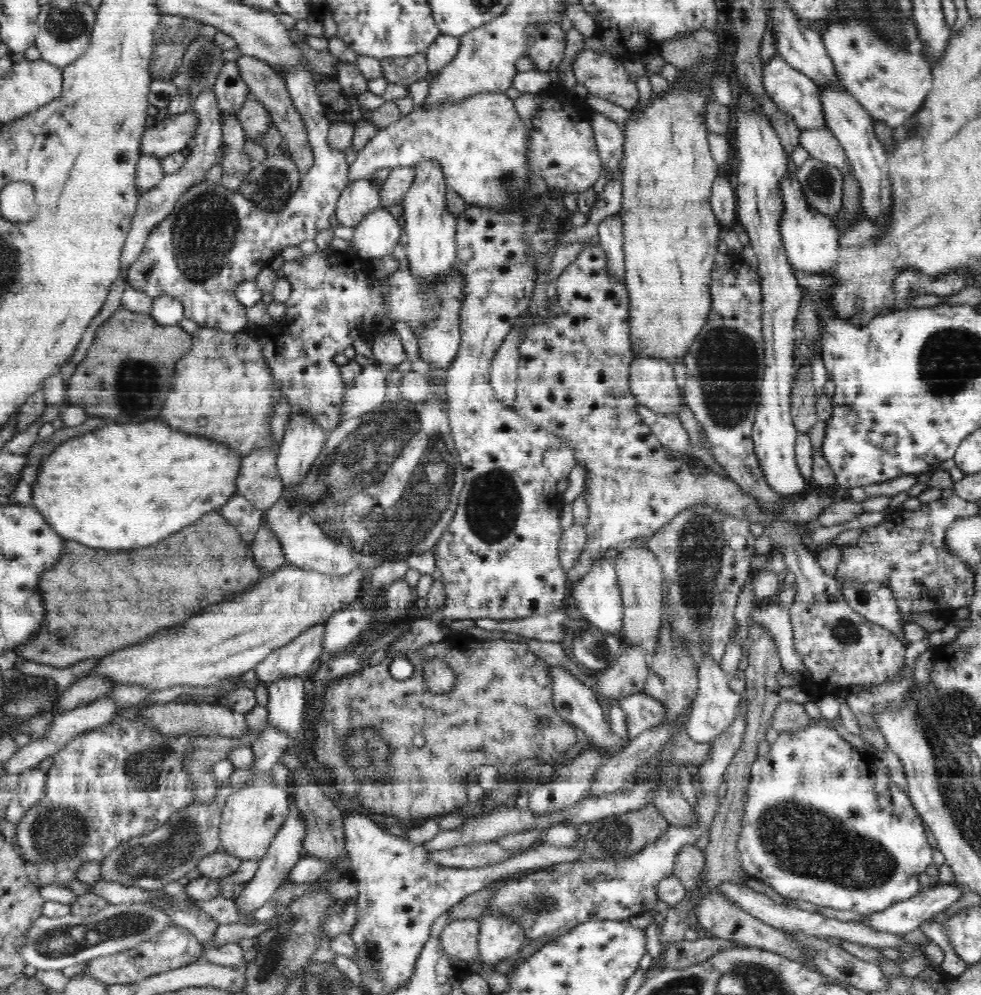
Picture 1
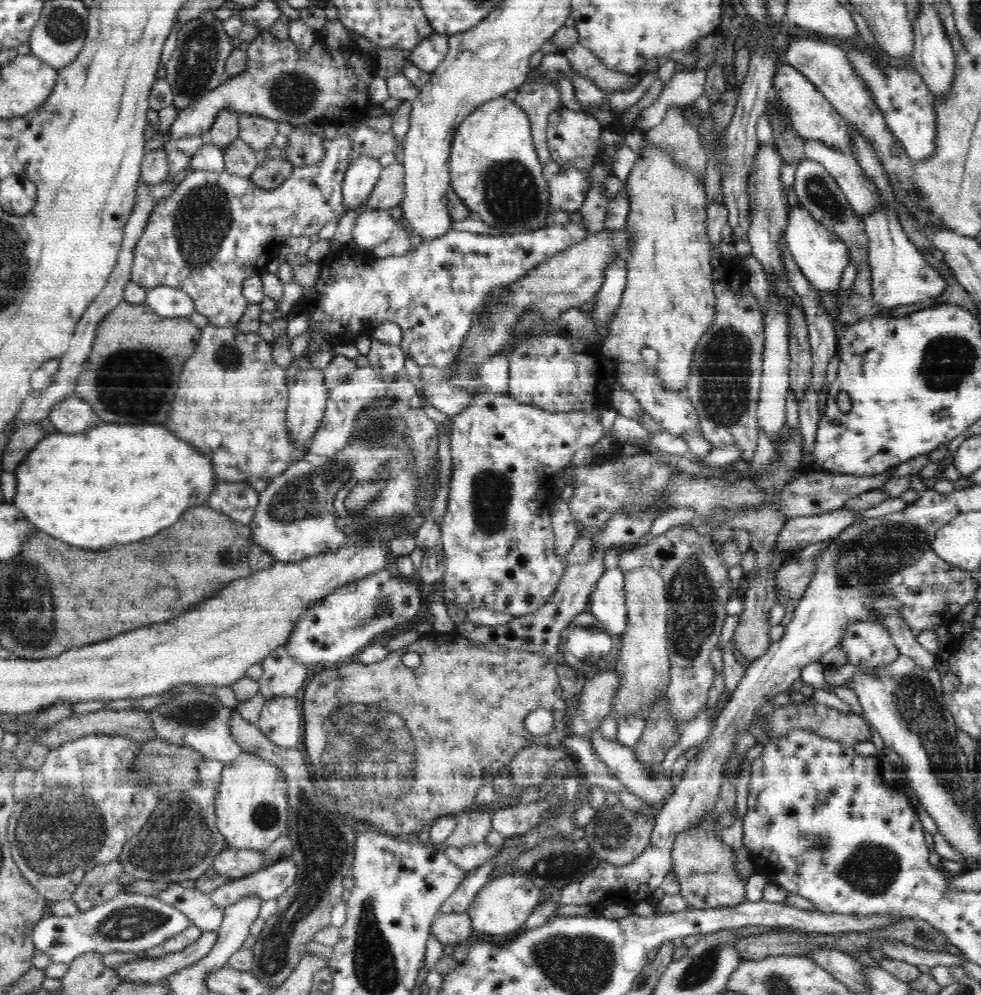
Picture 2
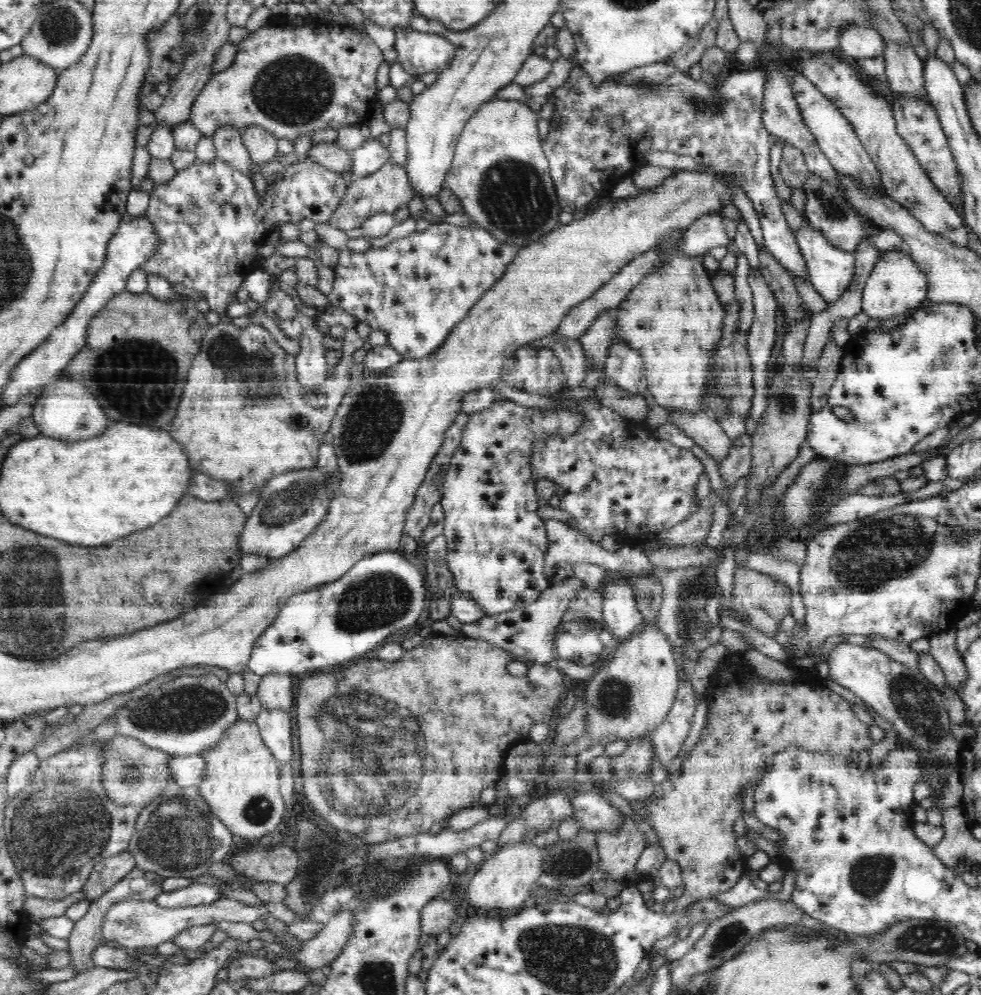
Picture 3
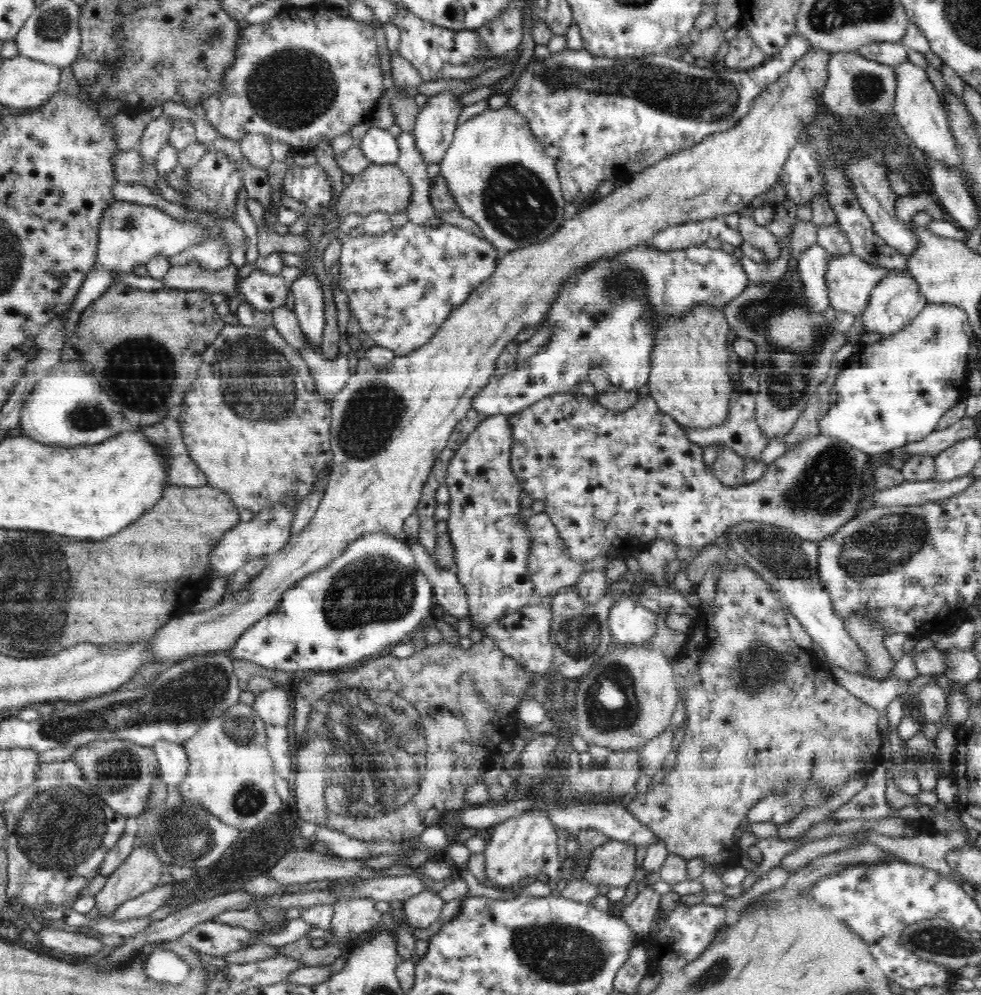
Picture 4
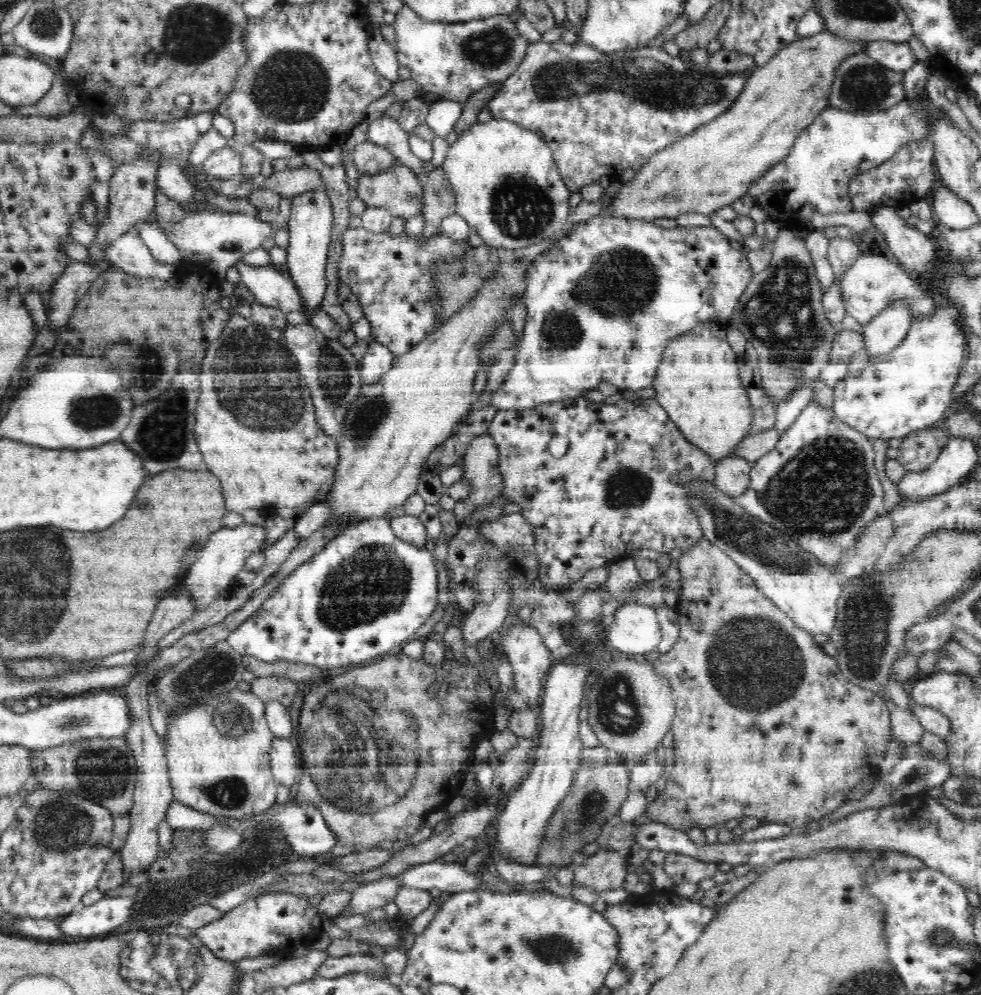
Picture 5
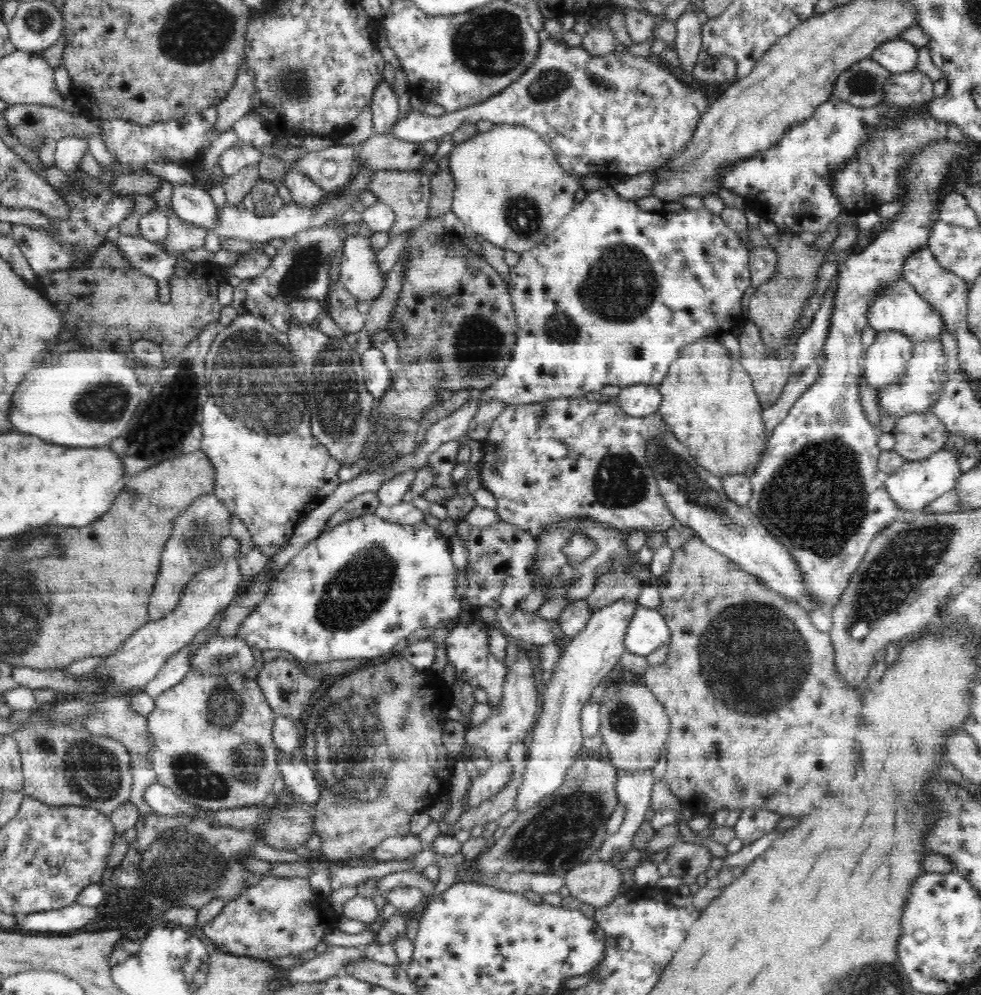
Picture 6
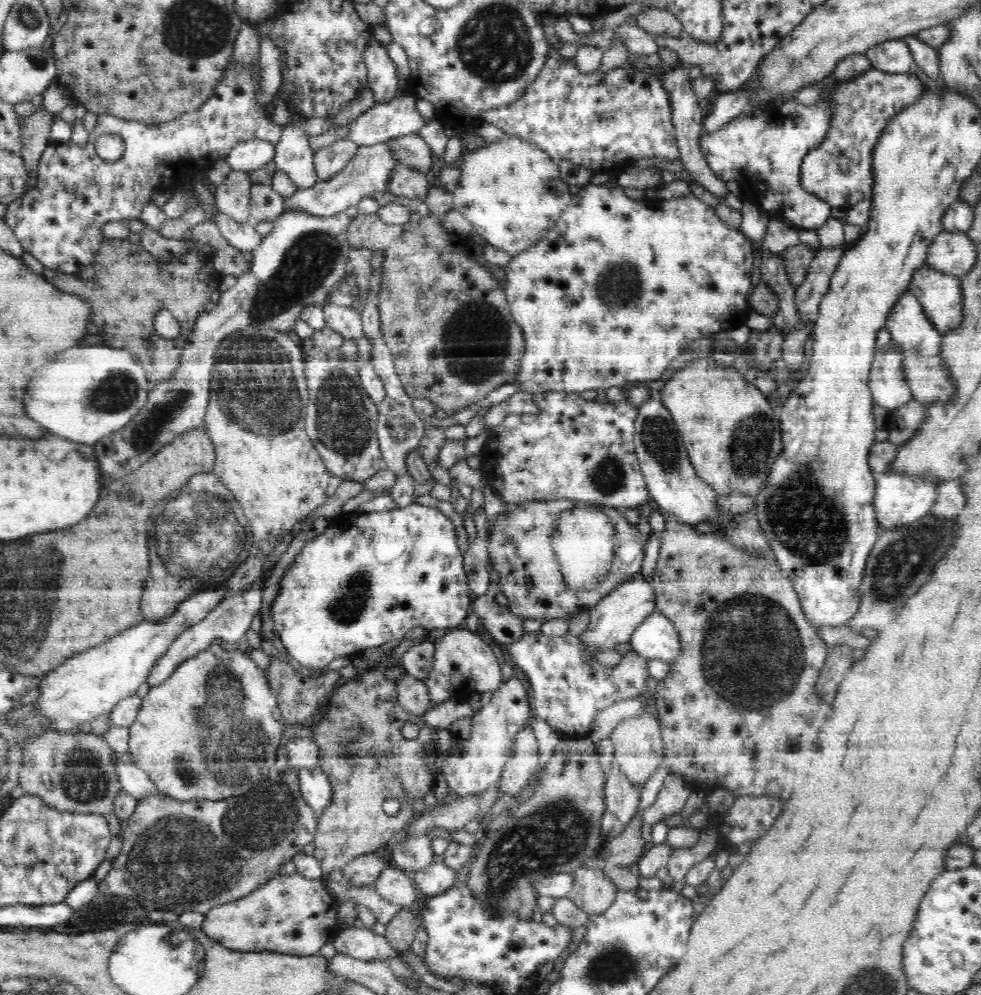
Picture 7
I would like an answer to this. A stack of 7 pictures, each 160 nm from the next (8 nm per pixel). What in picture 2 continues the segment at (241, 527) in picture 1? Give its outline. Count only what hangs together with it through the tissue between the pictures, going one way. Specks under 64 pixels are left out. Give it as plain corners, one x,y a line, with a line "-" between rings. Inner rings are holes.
218,482
213,495
208,498
207,506
228,515
236,523
249,526
258,501
259,493
252,486
247,486
246,482

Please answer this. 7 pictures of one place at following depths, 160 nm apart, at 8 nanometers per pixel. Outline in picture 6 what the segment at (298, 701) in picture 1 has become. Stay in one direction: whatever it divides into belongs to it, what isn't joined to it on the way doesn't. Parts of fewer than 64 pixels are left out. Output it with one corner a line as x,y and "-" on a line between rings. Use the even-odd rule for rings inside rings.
279,752
280,774
282,775
286,789
292,792
299,800
306,804
316,806
320,798
320,784
304,762
292,762
292,756

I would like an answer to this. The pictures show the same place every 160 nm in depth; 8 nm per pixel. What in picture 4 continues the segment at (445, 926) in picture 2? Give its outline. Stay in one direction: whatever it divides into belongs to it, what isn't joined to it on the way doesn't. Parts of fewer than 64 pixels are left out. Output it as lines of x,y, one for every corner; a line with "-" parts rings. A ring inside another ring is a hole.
424,891
403,901
409,928
426,928
440,919
444,900
433,891

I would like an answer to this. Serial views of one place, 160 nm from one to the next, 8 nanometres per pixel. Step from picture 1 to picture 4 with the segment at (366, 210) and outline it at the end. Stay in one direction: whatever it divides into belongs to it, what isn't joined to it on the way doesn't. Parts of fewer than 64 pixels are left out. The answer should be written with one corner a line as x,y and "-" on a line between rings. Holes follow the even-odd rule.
371,126
359,145
371,164
386,164
398,162
400,147
396,137
388,129

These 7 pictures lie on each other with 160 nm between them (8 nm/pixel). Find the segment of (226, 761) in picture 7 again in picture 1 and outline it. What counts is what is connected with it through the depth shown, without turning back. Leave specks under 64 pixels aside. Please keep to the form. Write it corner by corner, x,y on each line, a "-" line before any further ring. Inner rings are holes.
257,777
246,782
242,788
231,792
223,805
219,827
220,849
242,860
259,861
284,825
291,802
289,789
269,781
268,777

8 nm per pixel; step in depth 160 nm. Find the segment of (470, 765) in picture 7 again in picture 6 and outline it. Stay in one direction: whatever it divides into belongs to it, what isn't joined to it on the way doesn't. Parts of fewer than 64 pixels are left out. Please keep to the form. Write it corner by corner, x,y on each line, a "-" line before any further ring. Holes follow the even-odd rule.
518,649
517,661
507,668
505,685
502,690
502,704
492,710
485,722
467,730
467,748
482,748
486,752
487,762
496,765
504,760
512,743
520,743
526,734
536,725
538,715
538,690
534,681
534,672
526,649

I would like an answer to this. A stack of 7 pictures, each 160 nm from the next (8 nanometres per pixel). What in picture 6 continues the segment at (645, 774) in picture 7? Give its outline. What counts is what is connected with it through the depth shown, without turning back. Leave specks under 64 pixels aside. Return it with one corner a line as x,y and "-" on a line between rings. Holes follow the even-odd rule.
624,675
624,680
617,678
602,698
600,710
599,732
610,751
608,760
619,772
625,773
652,770
670,730
670,719
664,707
656,701
647,685
635,681
636,677
630,675

